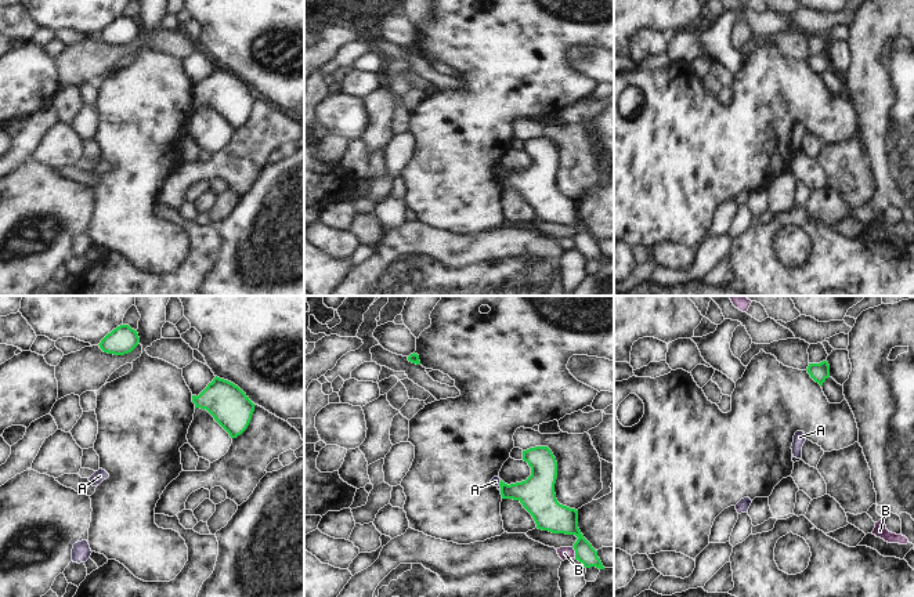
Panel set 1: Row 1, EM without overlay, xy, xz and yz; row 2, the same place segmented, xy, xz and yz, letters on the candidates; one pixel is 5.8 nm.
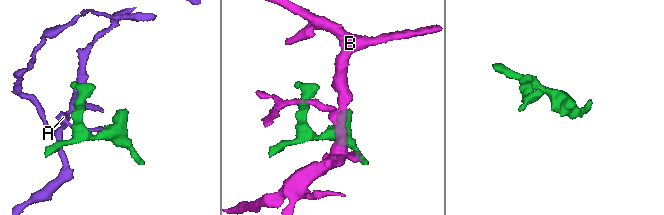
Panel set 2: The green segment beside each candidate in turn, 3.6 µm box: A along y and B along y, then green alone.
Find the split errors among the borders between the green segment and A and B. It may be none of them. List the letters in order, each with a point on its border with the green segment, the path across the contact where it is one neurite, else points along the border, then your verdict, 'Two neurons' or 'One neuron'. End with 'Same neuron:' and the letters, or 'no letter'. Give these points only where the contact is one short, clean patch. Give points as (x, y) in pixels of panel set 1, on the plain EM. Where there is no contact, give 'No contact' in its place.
A: Touches green at xz (499, 173). Boundary: xz (501, 170), (498, 174). Two neurons
B: Touches green at xz (575, 242). Boundary: xz (573, 237), (575, 248). Two neurons
Same neuron: no letter

